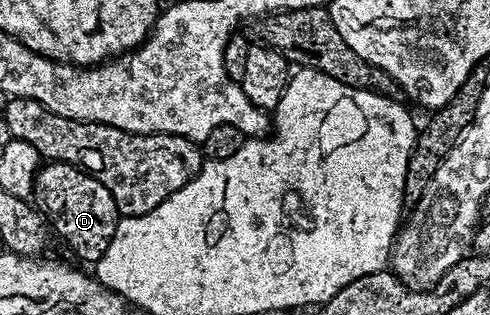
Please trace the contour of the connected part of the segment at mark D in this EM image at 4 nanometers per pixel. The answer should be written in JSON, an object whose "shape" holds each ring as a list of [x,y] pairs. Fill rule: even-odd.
{"shape":[[[59,162],[45,163],[36,174],[34,200],[42,209],[47,223],[54,229],[55,235],[57,232],[82,259],[100,260],[107,254],[111,244],[113,247],[121,214],[116,209],[110,190],[106,190],[102,182],[98,182],[83,168]]]}

